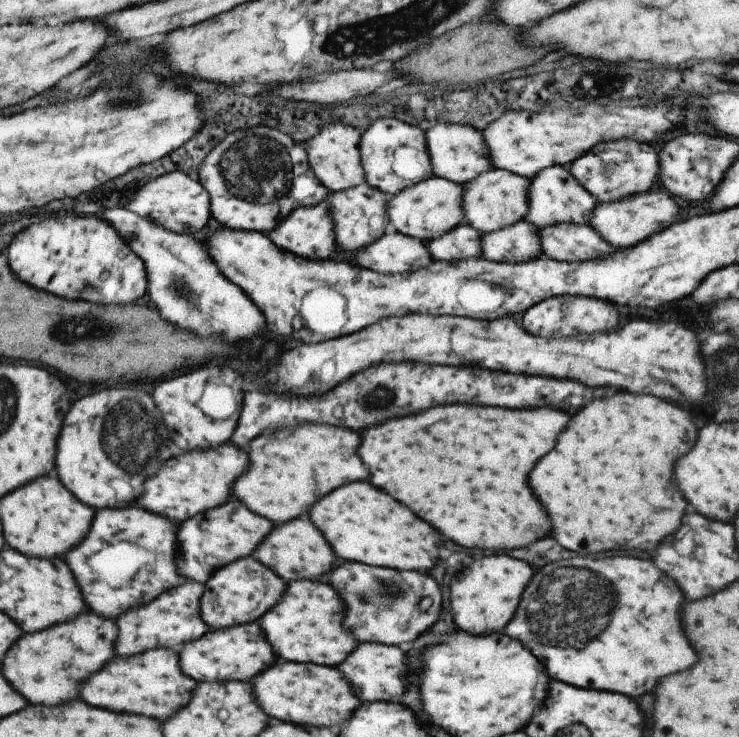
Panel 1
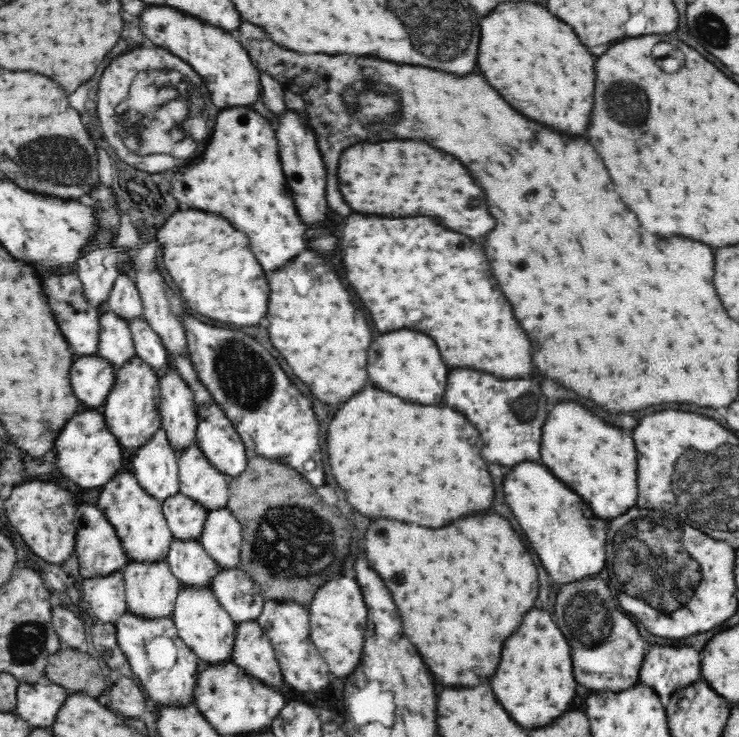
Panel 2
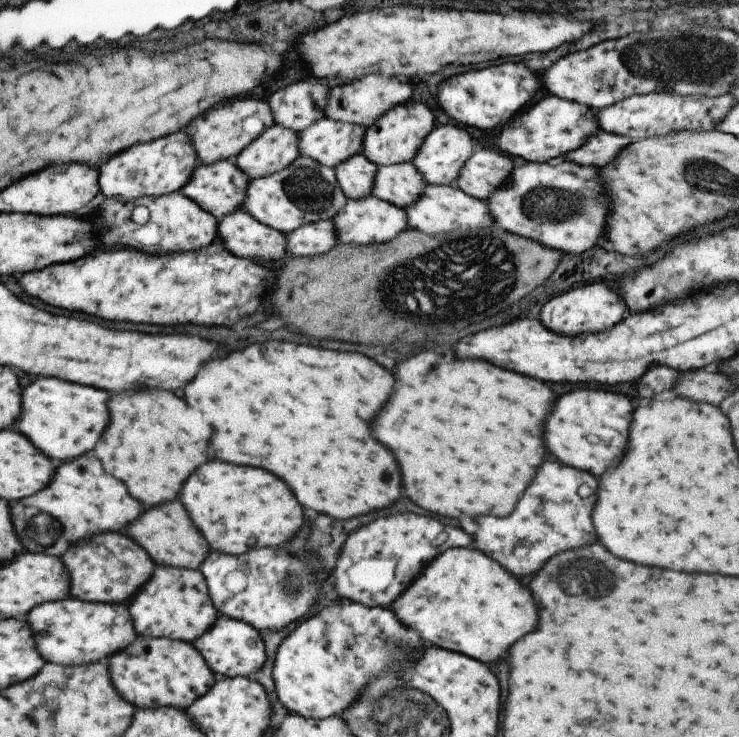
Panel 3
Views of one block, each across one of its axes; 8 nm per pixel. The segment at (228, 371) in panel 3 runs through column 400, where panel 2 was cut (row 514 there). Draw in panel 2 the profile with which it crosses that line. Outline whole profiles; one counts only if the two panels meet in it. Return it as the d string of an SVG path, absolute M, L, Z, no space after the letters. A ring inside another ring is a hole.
M496 514L468 516L468 518L462 518L458 522L452 522L446 528L440 528L440 530L408 526L408 524L394 524L394 520L376 520L376 522L372 522L372 526L366 532L366 558L372 564L372 568L380 574L380 578L386 582L388 590L392 592L392 598L394 598L398 612L400 612L400 618L402 618L404 634L418 648L418 652L420 652L422 660L426 662L426 666L430 668L432 676L436 676L434 680L444 688L454 688L454 686L470 686L472 688L472 686L482 682L482 678L478 678L478 676L492 676L500 664L504 642L518 630L524 614L530 608L534 608L534 602L538 598L538 572L536 572L534 560L528 554L528 548L518 538L518 534L508 524L508 520L502 516L496 516Z

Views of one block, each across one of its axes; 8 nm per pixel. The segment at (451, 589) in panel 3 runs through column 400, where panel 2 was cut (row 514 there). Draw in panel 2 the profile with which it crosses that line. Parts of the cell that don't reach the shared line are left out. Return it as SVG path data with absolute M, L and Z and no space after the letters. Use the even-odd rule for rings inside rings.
M562 402L552 408L542 428L541 452L541 464L578 493L596 517L610 522L637 503L637 452L632 436L594 416L586 406Z

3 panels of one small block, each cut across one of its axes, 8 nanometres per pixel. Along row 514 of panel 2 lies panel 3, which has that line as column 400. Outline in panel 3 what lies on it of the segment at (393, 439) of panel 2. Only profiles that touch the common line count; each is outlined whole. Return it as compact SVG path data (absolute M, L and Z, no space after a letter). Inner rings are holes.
M419 352L411 360L401 362L395 378L395 390L373 422L373 436L393 452L401 468L405 496L427 512L447 518L461 514L471 518L479 514L507 516L545 458L541 442L543 420L555 400L549 386L481 360L445 362L435 352Z

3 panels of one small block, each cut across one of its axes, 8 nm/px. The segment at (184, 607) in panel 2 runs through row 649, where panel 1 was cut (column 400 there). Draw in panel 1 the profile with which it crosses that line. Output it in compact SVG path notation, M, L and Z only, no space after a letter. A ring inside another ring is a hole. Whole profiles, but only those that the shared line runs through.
M431 175L409 188L403 188L399 194L388 197L389 229L423 242L439 238L463 223L461 198L463 198L462 185Z

